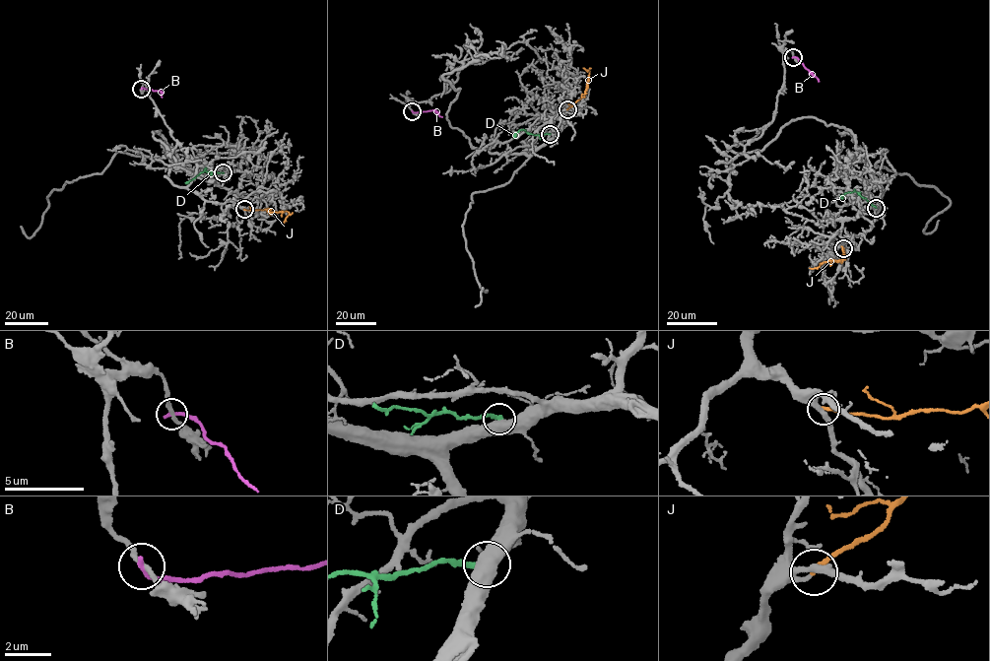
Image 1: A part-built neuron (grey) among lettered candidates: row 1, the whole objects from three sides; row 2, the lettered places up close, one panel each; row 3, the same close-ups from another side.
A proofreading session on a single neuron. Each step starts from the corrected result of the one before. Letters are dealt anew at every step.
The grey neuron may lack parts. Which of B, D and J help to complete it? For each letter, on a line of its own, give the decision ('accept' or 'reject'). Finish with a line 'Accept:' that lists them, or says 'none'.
B: reject
D: reject
J: accept
Accept: J

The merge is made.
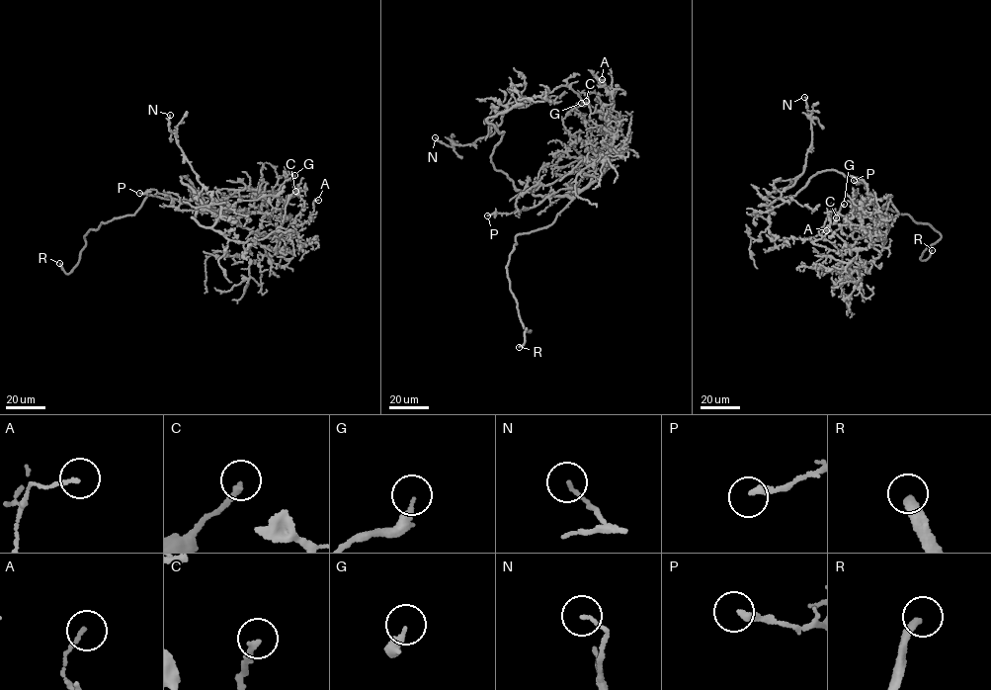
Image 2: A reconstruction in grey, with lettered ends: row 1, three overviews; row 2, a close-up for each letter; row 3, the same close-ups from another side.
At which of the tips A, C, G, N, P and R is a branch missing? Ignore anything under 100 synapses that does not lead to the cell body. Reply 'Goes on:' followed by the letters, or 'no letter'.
Goes on: R

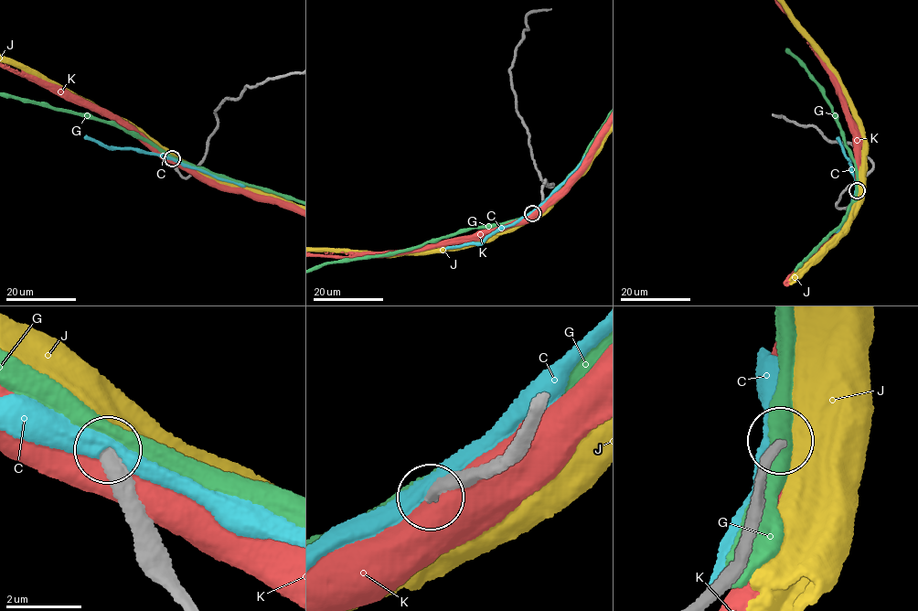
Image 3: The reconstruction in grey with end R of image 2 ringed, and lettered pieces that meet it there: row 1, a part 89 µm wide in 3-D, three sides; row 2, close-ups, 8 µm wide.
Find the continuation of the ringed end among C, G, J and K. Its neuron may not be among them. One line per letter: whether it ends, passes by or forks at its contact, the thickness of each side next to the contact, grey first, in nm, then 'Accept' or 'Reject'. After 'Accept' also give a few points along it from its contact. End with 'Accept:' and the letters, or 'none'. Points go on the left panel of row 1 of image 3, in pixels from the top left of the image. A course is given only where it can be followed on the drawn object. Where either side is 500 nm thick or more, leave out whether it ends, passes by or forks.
C: It passes by. Thickness 380 nm (grey) against 460 nm. Reject
G: It passes by. Thickness 360 nm (grey) against 480 nm. Reject
J: Thickness 320 nm (grey) against 750 nm. Reject
K: Thickness 480 nm (grey) against 750 nm. Reject
Accept: none

